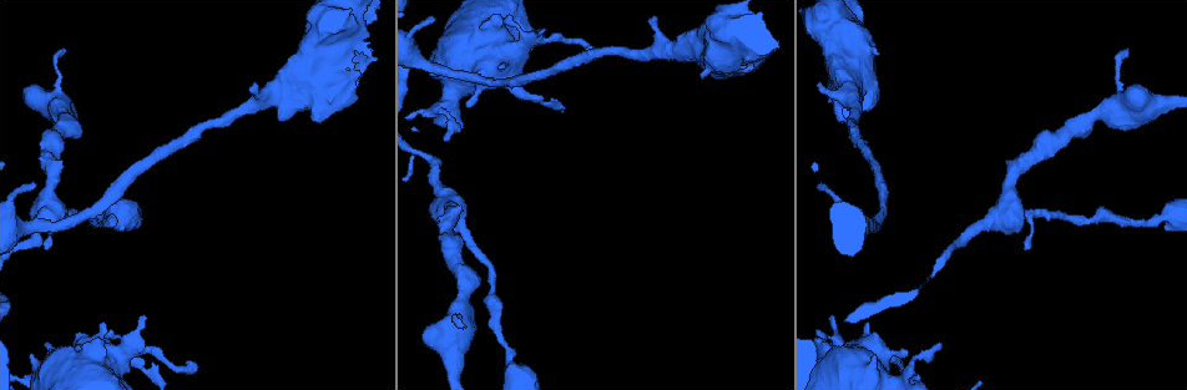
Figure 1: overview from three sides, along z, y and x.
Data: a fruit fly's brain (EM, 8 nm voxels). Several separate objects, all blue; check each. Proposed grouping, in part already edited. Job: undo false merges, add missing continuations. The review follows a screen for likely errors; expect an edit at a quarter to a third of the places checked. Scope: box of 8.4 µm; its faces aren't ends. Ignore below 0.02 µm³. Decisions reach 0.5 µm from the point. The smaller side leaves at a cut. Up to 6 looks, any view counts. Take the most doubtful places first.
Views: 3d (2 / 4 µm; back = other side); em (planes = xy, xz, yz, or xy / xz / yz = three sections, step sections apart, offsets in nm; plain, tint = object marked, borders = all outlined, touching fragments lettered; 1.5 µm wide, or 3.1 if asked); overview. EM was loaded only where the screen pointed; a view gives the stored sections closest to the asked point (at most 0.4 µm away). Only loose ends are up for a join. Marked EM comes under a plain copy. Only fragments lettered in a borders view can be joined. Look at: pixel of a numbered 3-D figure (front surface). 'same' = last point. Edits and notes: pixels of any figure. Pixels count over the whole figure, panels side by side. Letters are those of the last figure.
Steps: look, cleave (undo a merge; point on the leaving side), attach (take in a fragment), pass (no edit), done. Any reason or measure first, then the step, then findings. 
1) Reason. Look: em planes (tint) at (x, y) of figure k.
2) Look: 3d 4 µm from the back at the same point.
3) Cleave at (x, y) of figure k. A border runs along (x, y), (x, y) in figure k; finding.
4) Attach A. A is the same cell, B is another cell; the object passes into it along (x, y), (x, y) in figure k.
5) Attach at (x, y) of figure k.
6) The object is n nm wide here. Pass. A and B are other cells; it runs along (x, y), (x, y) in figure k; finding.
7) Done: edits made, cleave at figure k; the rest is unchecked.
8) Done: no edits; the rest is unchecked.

Branch point. Look: em 3.1 µm xz step 8 (tint) at (59, 214) of figure 1.

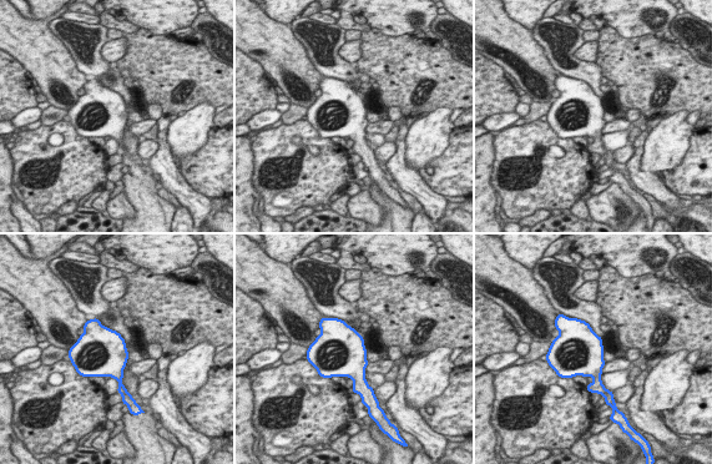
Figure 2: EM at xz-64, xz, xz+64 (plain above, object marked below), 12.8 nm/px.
Another direction. Look: em 3.1 µm planes (borders) at the same point.

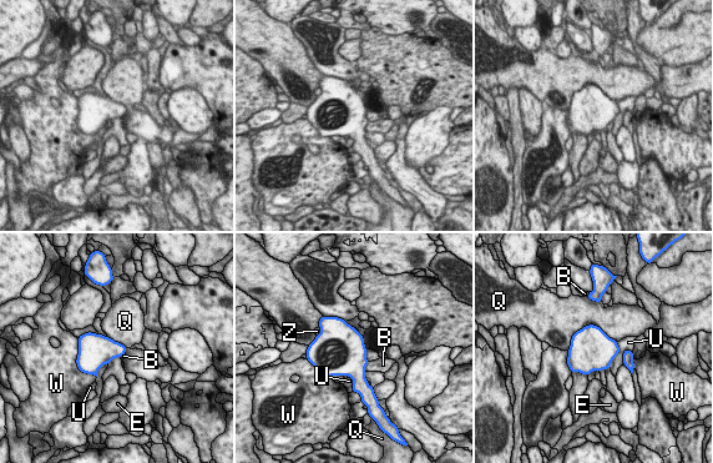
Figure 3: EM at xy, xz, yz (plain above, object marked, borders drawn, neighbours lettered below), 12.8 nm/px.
The object is 550 nm wide here. Pass. B, E, Q, U, W and Z are other cells; one neuron here.

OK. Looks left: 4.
Free end. Look: em xy step 4 (tint) at (195, 364) of figure 1.

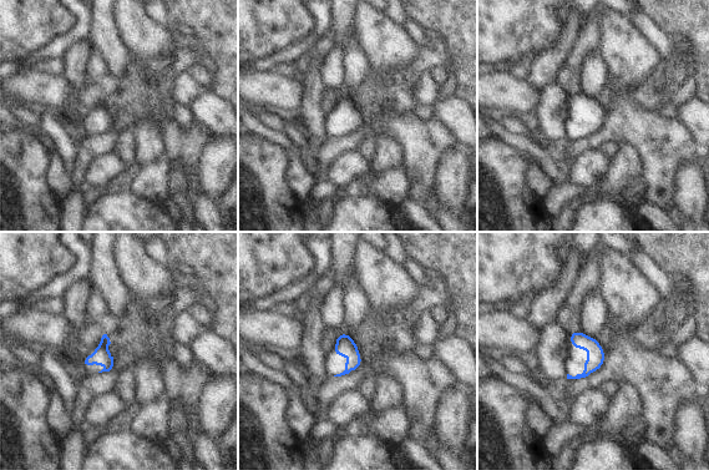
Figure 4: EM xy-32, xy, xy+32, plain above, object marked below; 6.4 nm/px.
Look: em planes (borders) at the same point.

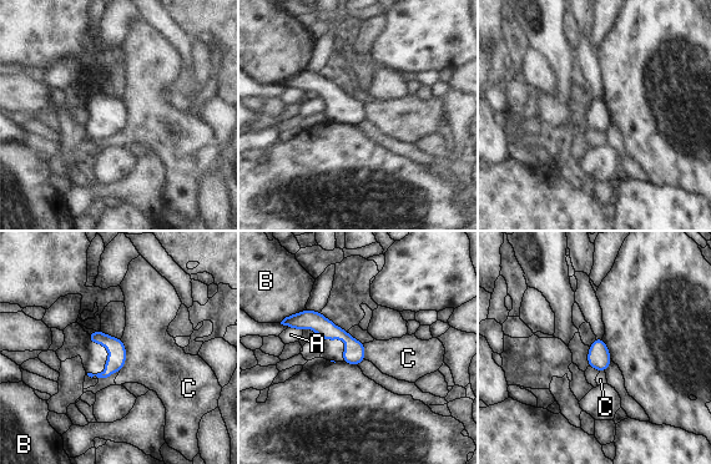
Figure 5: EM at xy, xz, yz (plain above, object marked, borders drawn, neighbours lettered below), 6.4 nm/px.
Pass. A, B and C are other cells; it runs along (292, 323), (342, 333), (362, 357) in figure 5; none of them fits.

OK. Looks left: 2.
Look: em planes (borders) at (905, 350) of figure 1.

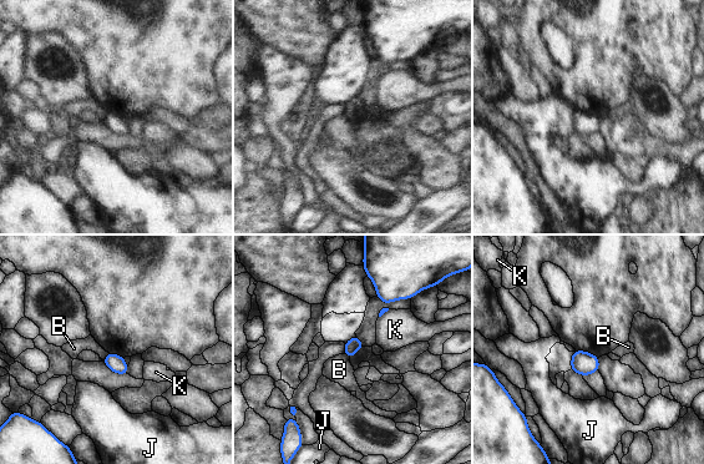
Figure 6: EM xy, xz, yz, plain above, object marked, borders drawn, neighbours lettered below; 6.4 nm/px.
Pass. B, J and K are other cells; a border runs along (107, 352), (102, 361) in figure 6; no lettered fragment goes on from it.

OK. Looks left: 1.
Done: no edits; the rest is unchecked.

